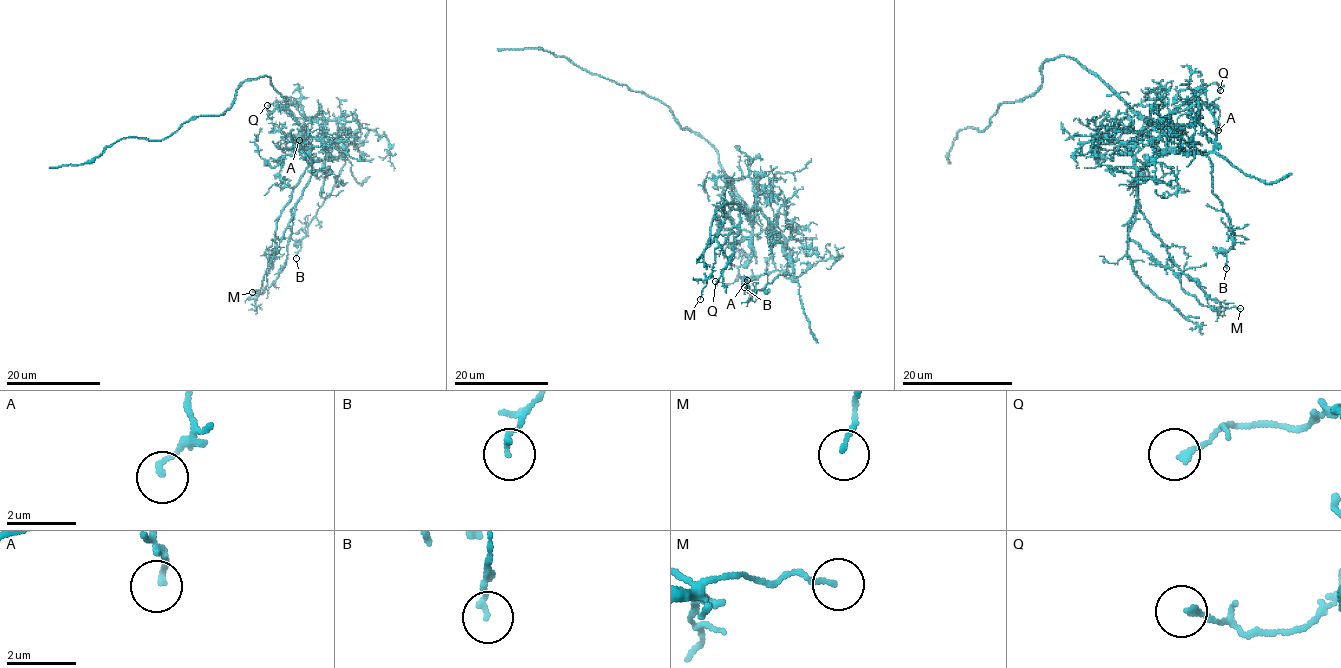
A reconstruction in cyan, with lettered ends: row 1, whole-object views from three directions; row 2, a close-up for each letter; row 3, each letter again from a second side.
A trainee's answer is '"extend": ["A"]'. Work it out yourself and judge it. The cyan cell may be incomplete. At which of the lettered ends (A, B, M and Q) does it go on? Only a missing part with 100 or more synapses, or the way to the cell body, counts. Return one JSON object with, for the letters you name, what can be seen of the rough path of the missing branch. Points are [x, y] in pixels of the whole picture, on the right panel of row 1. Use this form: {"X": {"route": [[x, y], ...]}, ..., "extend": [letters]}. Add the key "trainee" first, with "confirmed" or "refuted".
{"trainee": "refuted", "extend": []}

